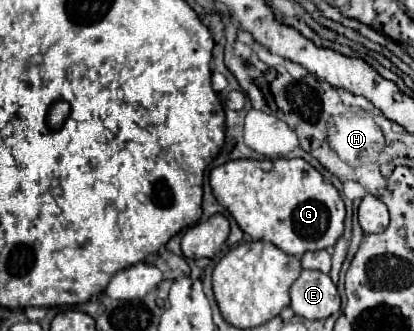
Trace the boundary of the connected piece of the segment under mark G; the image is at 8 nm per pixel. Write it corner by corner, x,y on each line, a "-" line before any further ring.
239,159
219,165
209,175
209,185
215,199
233,215
243,233
253,241
269,241
287,255
301,257
305,251
319,251
333,247
343,233
345,205
339,191
331,183
323,183
323,177
303,159

